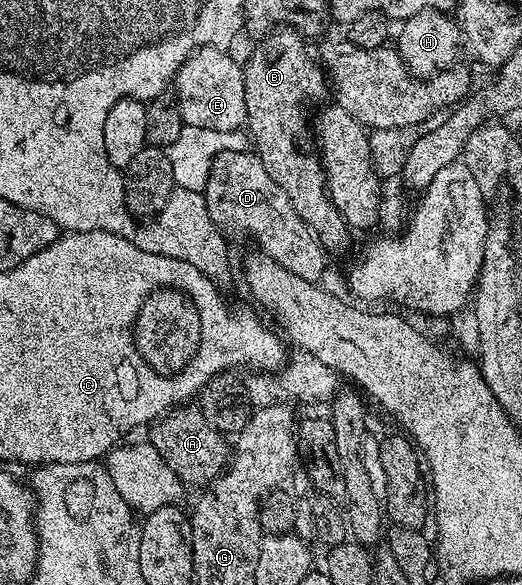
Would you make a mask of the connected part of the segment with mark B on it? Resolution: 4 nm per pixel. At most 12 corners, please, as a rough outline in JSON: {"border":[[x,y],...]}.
{"border":[[293,28],[242,63],[246,129],[324,251],[349,227],[307,106],[329,79]]}

